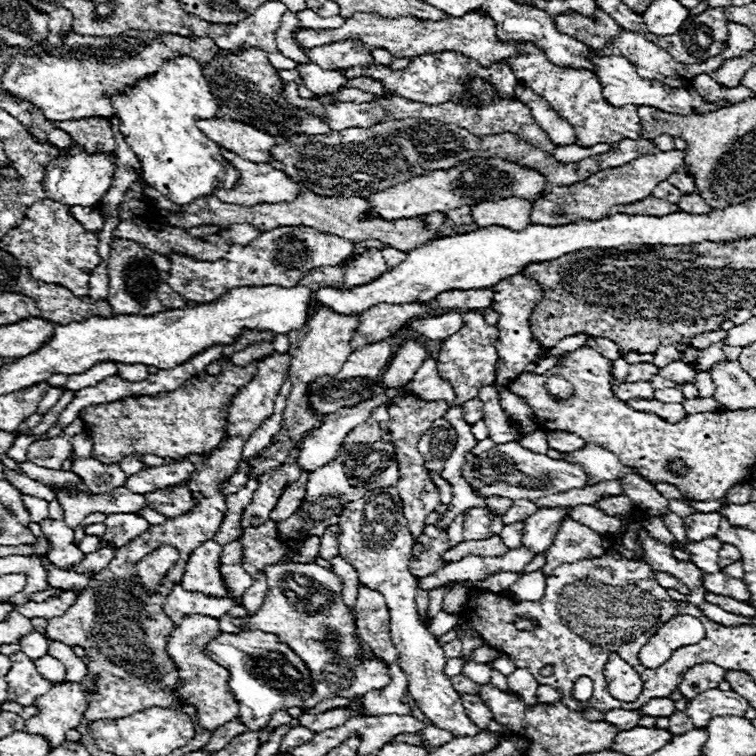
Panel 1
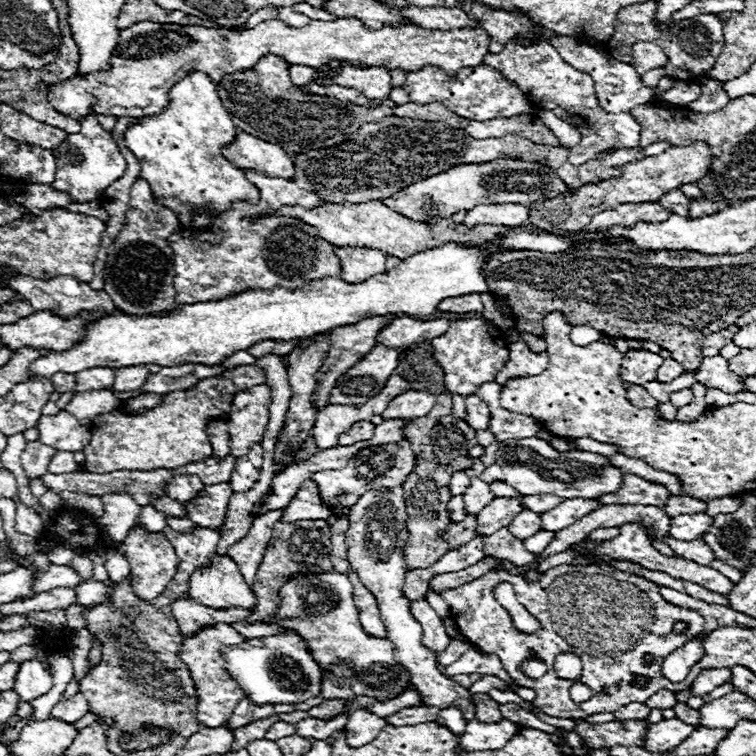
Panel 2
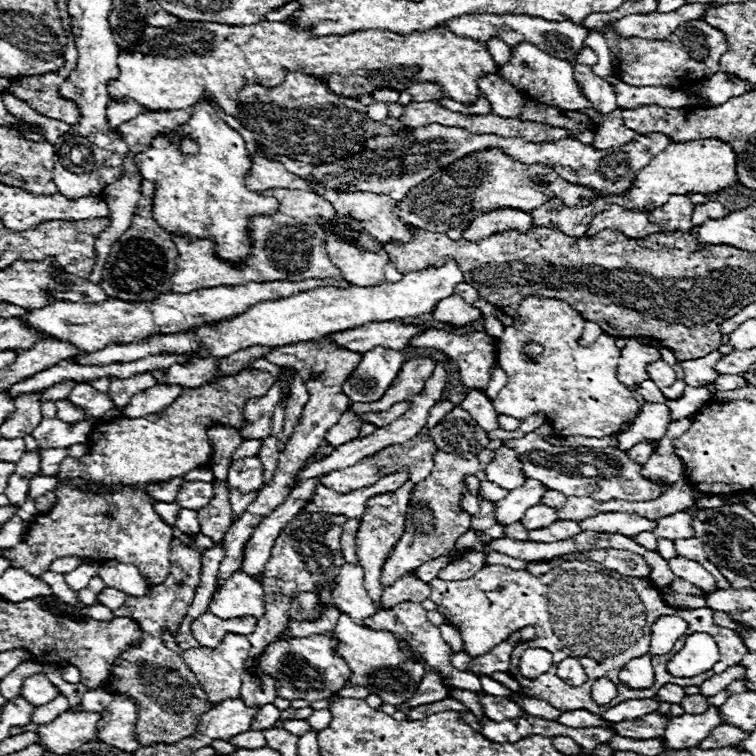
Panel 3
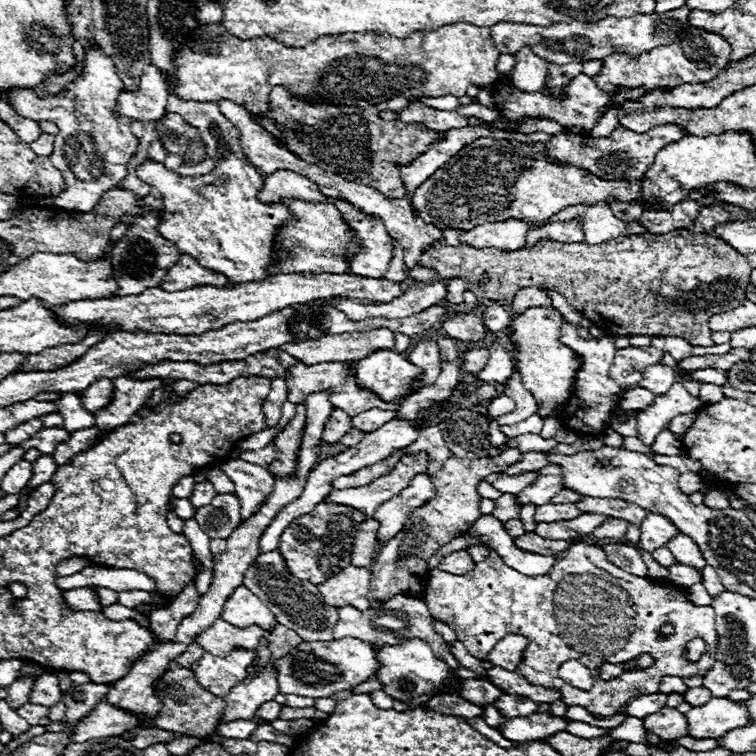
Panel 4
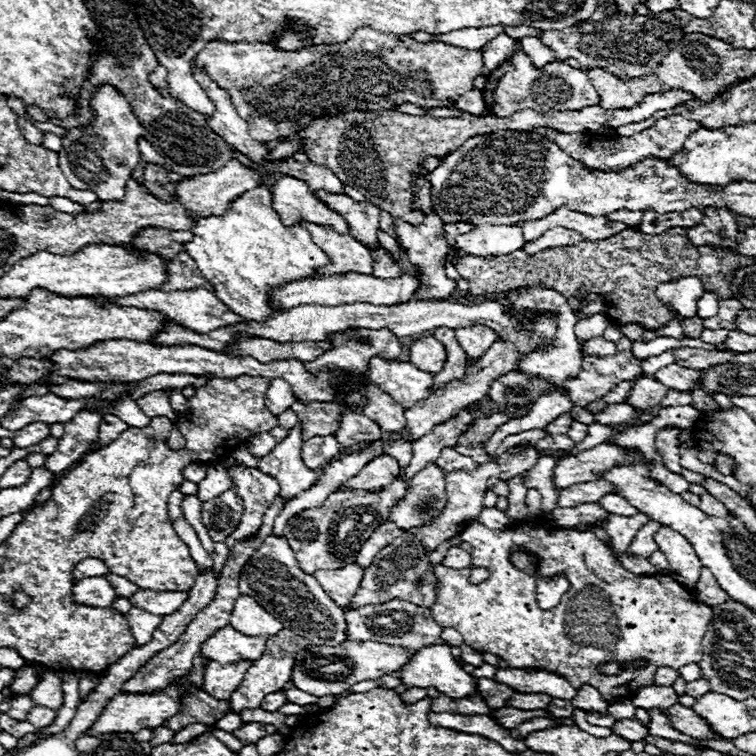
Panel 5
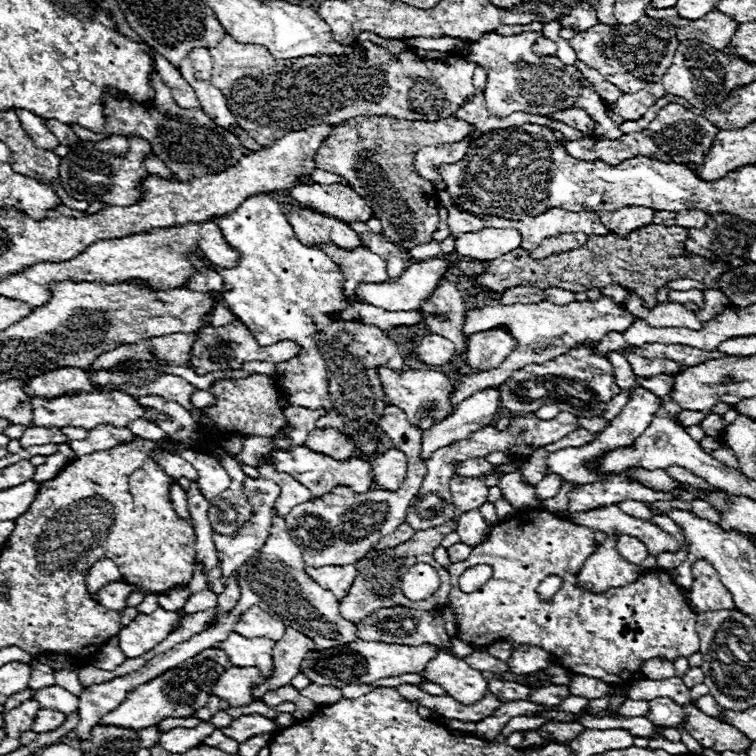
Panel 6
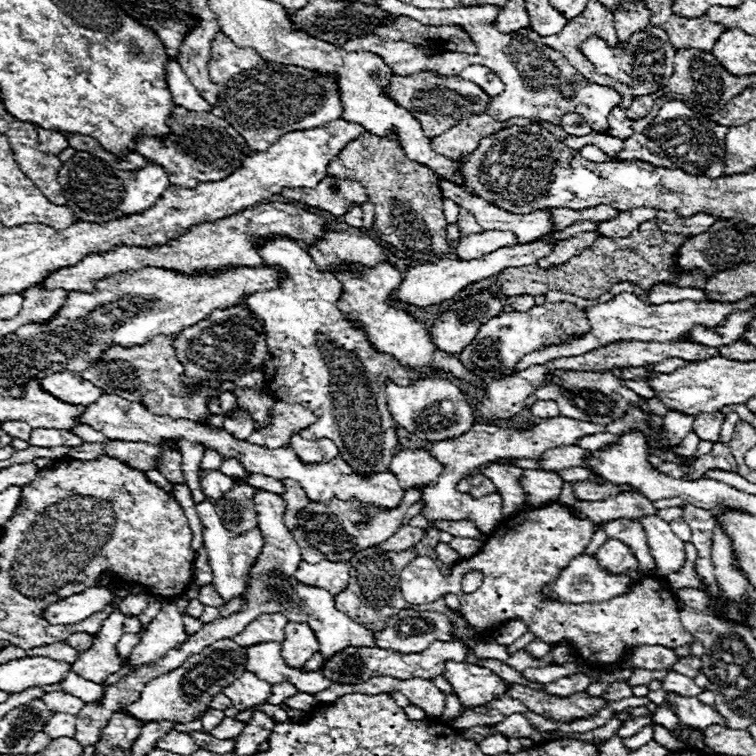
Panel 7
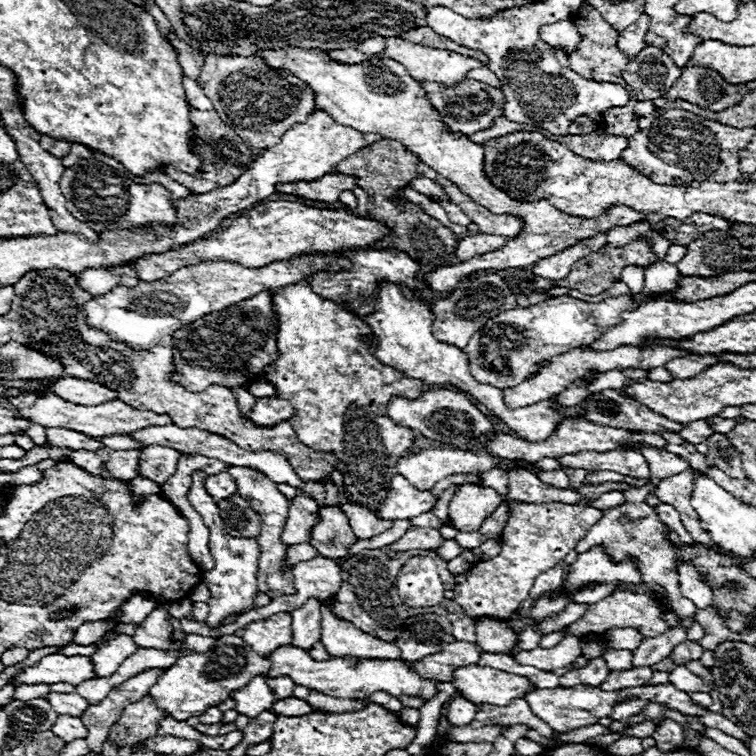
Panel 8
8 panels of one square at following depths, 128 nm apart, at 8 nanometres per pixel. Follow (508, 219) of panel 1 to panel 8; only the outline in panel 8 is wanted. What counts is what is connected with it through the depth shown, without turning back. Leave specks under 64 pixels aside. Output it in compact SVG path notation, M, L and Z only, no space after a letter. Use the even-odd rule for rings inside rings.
M472 234L472 236L466 236L464 240L460 240L460 244L456 246L456 256L464 262L464 260L470 260L480 254L494 252L494 250L502 248L504 244L506 244L506 238L500 238L500 236Z

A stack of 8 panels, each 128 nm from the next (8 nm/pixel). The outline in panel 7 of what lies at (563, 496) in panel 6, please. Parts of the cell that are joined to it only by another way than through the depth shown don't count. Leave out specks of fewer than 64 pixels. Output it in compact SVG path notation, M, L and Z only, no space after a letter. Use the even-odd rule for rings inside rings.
M590 480L584 482L573 482L573 491L581 500L598 501L604 498L616 498L622 492L630 492L632 486L620 486L620 484L610 484L610 482L598 485Z

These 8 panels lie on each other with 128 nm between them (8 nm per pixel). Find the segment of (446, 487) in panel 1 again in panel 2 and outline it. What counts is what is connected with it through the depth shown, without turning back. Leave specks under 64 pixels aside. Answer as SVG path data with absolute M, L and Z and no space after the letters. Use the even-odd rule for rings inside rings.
M456 472L456 474L452 474L450 486L452 486L452 494L454 494L454 496L456 496L456 494L464 494L464 490L468 488L468 484L470 484L470 478L468 478L466 472Z

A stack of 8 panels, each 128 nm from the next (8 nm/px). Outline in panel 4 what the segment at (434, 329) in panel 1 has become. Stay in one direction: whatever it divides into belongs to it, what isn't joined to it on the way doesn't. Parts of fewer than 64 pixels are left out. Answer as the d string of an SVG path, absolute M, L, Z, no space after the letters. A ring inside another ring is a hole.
M378 328L370 332L348 332L348 334L332 334L332 338L304 340L304 342L288 342L280 346L300 362L316 364L316 362L356 362L368 356L374 350L392 350L394 348L394 332L388 328Z

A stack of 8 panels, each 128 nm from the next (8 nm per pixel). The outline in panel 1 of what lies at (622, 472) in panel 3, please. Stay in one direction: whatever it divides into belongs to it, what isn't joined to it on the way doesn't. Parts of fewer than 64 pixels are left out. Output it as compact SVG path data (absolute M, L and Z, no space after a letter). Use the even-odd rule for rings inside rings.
M520 442L496 444L486 454L478 456L474 464L466 462L462 468L462 476L484 498L496 494L496 496L508 496L512 500L520 500L520 498L536 500L536 498L542 498L548 494L590 486L590 478L584 472L582 464L554 460L554 458L548 458L546 454L536 454L536 452L520 446Z

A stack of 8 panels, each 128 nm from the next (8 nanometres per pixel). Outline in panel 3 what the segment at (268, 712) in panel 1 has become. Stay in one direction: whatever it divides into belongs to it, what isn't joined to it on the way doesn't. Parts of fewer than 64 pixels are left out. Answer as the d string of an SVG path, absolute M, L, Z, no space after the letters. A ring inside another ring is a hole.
M308 636L308 638L294 638L294 640L276 640L268 650L260 656L256 666L258 674L270 674L276 678L276 692L280 698L286 700L320 700L336 694L346 686L350 680L350 666L344 658L338 656L338 646L342 642L330 636Z

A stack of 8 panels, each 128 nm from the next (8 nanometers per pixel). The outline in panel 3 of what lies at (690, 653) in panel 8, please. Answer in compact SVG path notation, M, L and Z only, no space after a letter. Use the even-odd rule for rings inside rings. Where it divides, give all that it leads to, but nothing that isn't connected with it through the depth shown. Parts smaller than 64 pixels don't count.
M702 694L686 696L686 698L684 698L684 702L680 702L680 704L682 704L682 708L684 708L684 712L686 712L686 714L700 714L700 712L704 712L704 710L708 708L706 696L702 696Z

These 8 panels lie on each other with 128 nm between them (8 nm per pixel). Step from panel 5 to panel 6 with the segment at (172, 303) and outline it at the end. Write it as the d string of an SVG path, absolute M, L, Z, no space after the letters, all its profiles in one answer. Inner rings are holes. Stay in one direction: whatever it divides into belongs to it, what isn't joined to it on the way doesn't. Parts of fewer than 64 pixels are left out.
M216 304L214 312L212 312L212 316L210 316L210 322L216 324L216 326L222 326L224 322L232 322L234 318L236 318L236 316L234 316L228 308L224 308L222 304Z

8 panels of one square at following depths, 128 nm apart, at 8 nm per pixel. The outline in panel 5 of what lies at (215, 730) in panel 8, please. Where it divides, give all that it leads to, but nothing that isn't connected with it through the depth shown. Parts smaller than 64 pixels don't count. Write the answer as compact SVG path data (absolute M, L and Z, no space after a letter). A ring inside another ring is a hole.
M244 722L240 730L234 730L232 734L236 734L236 738L240 738L240 742L248 744L248 742L258 742L260 738L268 736L268 734L276 734L276 728L270 724L260 724L260 722Z

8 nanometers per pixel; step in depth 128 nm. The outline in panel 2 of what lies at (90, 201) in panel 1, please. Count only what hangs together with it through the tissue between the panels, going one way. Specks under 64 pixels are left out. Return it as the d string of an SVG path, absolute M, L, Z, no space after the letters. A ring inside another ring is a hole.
M92 112L82 118L82 130L76 134L68 134L64 142L54 150L54 154L56 180L52 182L52 188L70 194L76 202L96 200L114 180L124 174L126 168L126 160L120 154L112 134L100 126L96 114Z

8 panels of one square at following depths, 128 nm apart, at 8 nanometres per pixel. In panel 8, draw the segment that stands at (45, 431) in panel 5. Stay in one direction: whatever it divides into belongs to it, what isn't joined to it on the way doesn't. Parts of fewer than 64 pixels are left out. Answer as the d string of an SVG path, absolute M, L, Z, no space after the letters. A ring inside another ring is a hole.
M46 430L48 432L48 444L62 446L70 450L100 450L104 448L102 442L88 438L86 434L80 434L76 430Z

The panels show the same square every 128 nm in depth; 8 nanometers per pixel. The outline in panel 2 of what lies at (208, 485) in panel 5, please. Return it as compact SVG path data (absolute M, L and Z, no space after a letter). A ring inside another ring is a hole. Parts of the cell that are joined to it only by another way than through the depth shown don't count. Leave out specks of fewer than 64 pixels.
M174 476L172 482L168 482L168 496L182 504L192 502L202 490L204 484L196 476Z

